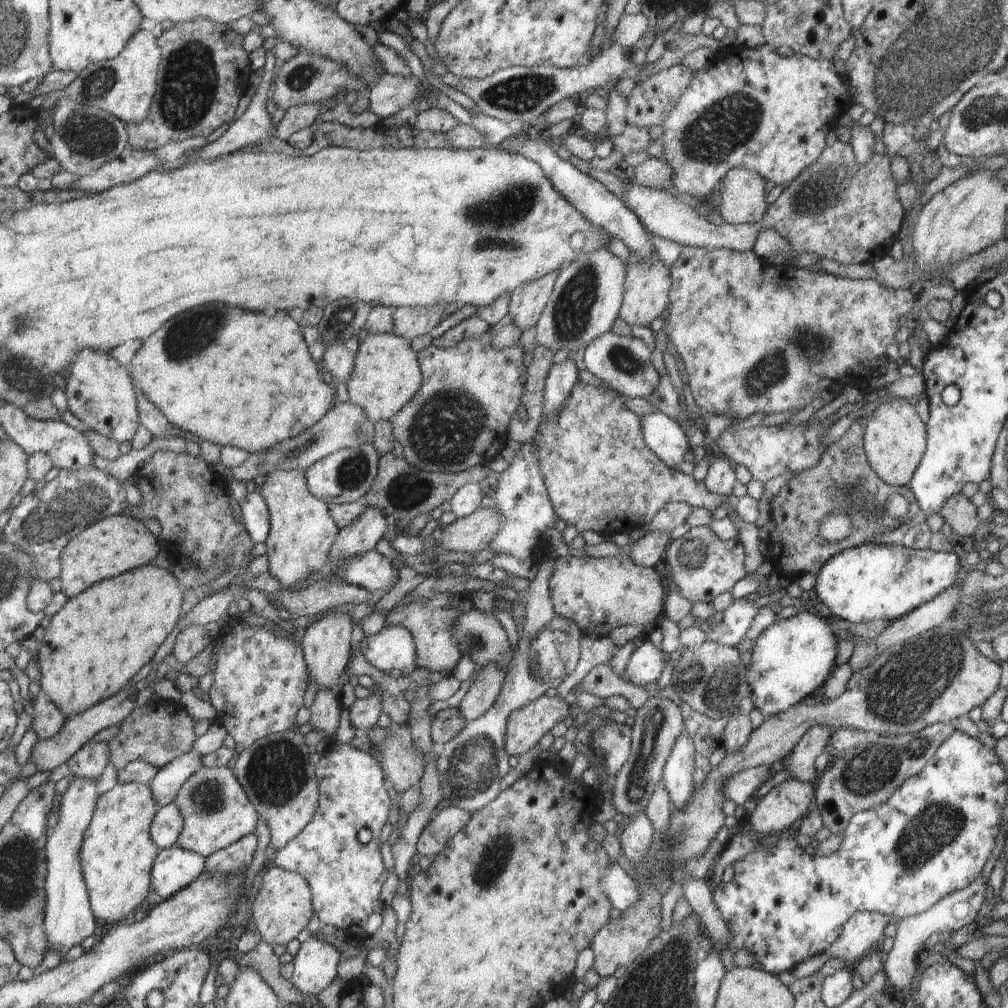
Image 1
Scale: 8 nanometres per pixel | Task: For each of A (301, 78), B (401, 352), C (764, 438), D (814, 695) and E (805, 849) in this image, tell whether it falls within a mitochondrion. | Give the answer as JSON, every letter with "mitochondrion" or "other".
{"A":"mitochondrion","B":"other","C":"mitochondrion","D":"other","E":"other"}

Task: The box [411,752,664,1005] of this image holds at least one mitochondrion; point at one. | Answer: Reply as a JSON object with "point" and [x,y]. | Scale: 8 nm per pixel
{"point":[498,851]}

